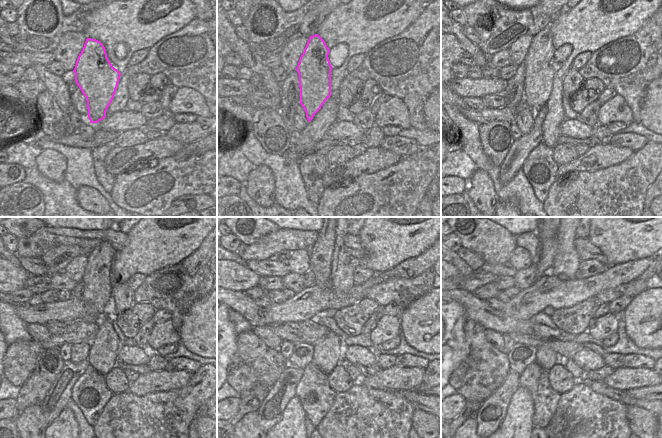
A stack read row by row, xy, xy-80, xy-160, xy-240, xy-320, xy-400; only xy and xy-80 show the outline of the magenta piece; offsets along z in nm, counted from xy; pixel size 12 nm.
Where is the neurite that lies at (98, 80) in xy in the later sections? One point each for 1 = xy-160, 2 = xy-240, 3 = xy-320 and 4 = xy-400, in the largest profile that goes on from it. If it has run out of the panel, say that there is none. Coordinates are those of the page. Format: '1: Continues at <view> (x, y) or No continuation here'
1: Continues at xy-160 (539, 74)
2: Continues at xy-240 (97, 286)
3: Continues at xy-320 (321, 254)
4: Continues at xy-400 (543, 237).

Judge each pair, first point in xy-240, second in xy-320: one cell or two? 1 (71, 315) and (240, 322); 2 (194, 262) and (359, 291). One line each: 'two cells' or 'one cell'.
1: two cells
2: one cell

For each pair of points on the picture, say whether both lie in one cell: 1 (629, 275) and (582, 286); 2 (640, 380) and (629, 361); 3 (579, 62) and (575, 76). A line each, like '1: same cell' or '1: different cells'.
1: same cell
2: different cells
3: different cells

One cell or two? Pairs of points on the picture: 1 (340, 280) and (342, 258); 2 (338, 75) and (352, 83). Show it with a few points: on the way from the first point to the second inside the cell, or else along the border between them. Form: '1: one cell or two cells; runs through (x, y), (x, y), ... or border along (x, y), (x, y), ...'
1: one cell; runs through (341, 275), (341, 263)
2: two cells; border along (348, 73), (340, 84), (338, 99)

